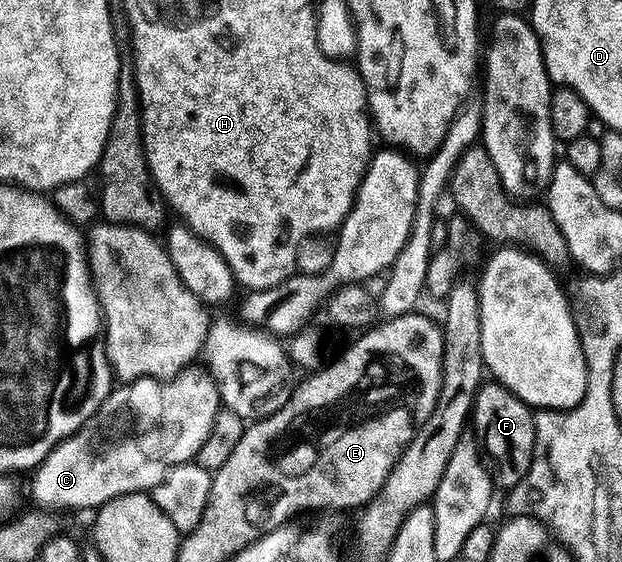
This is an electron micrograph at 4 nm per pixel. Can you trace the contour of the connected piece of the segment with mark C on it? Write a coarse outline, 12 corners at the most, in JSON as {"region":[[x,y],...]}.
{"region":[[208,371],[114,387],[37,465],[41,510],[96,510],[190,463]]}

